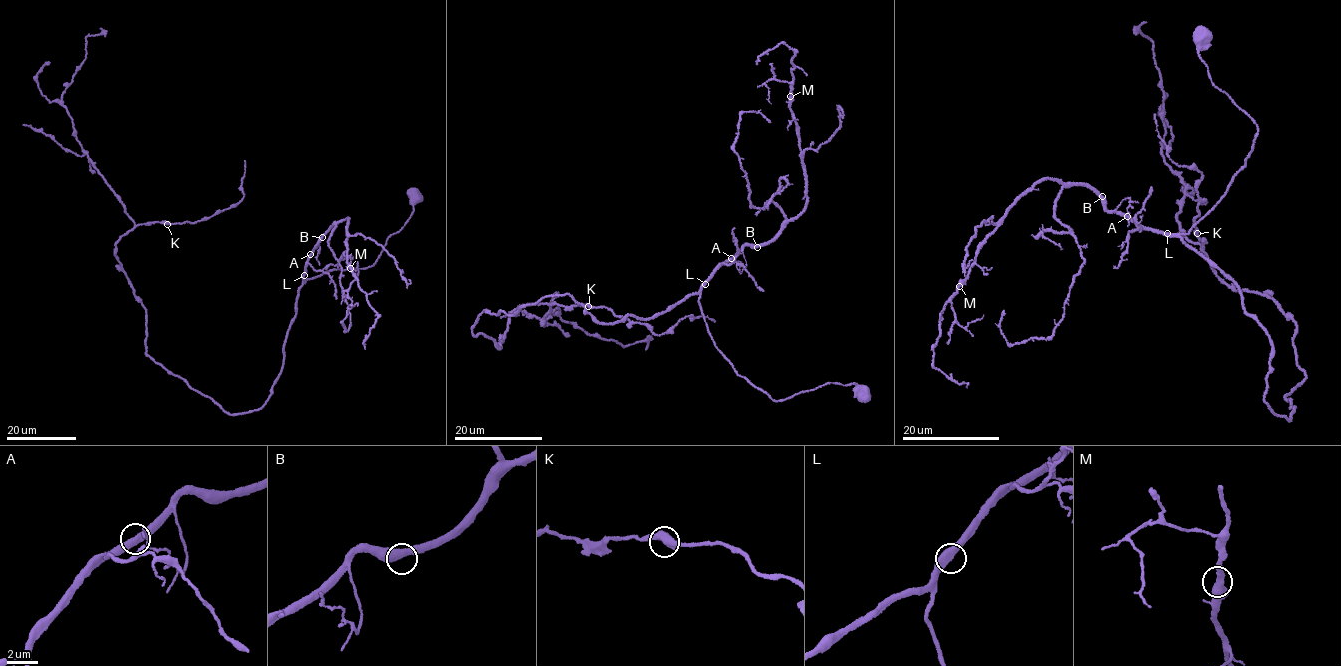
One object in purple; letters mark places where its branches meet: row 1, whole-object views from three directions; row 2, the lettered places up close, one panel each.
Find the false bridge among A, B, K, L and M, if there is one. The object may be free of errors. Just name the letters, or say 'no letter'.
no letter

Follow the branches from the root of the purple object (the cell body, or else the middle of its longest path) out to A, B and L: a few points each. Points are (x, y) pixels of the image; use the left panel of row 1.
A: (414, 196), (411, 217), (388, 237), (374, 265), (336, 269), (305, 282), (302, 276), (310, 254)
B: (414, 196), (411, 217), (388, 237), (374, 265), (336, 269), (305, 282), (304, 270), (322, 237)
L: (414, 196), (411, 217), (401, 229), (388, 237), (374, 265), (362, 269), (336, 269), (305, 282), (304, 275)

